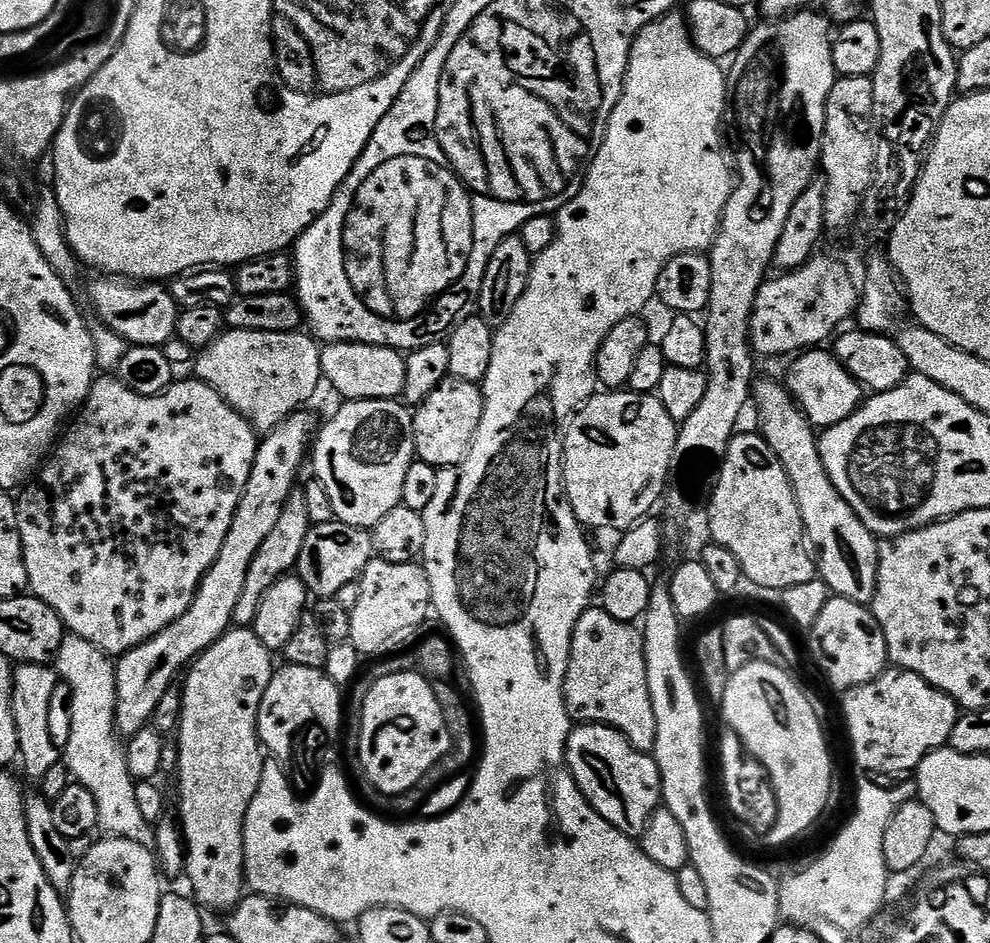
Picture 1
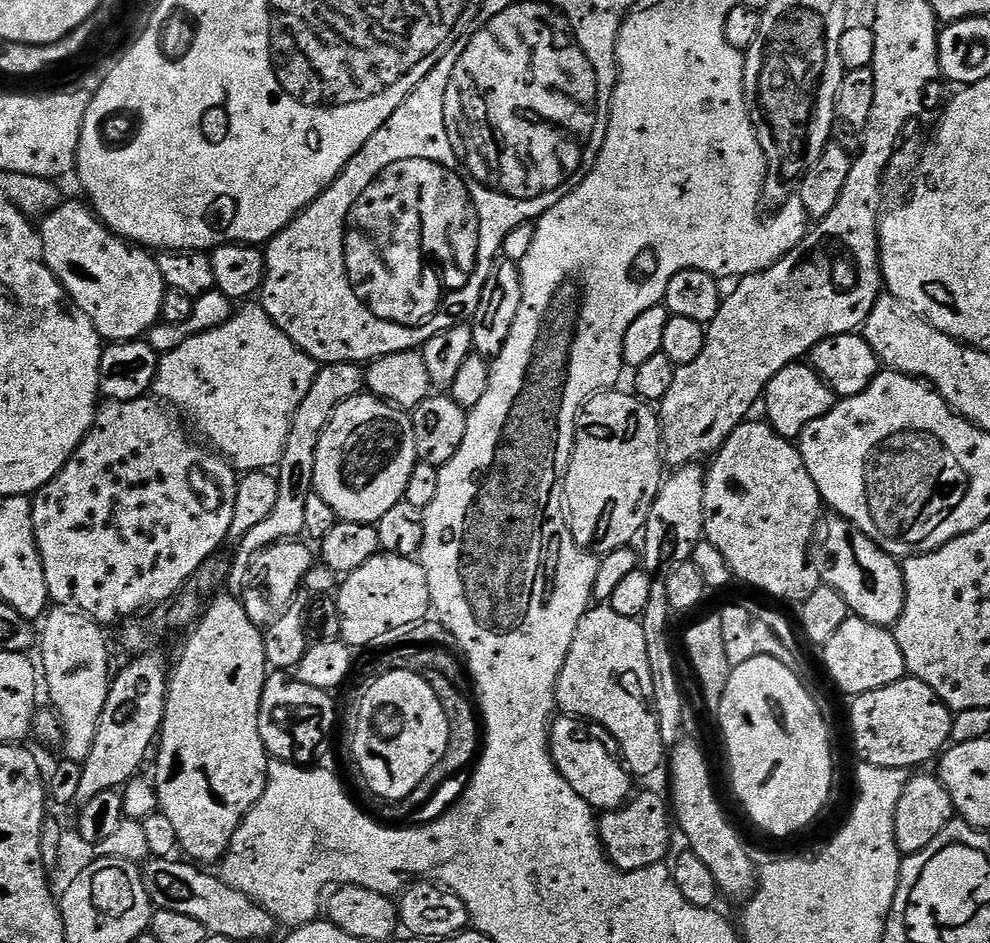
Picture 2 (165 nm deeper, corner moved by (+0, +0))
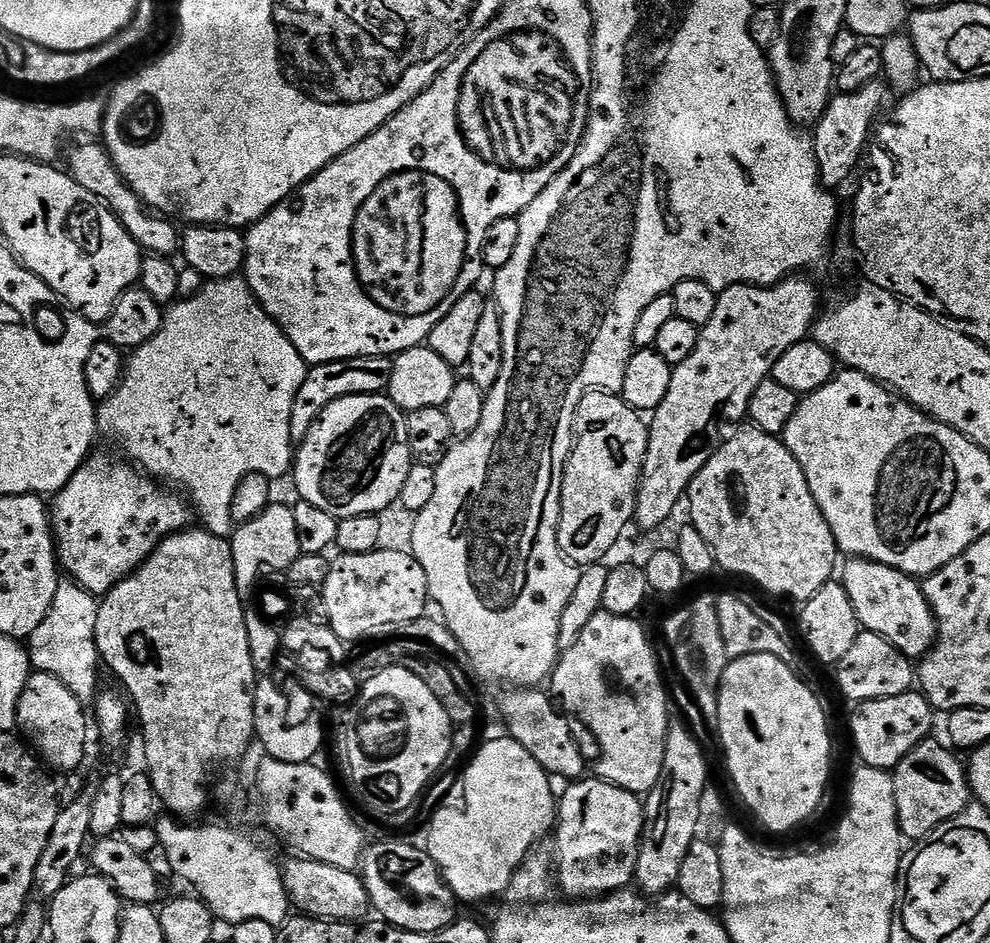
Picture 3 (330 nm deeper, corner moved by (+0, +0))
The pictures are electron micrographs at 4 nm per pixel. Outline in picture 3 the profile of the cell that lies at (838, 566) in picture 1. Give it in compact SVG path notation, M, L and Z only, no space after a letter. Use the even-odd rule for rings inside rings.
M852 558L847 563L848 565L844 568L844 576L842 575L842 583L846 594L850 594L850 602L854 602L854 610L860 619L861 629L886 638L886 642L893 644L903 656L909 658L925 656L936 639L936 619L932 613L932 607L924 597L923 587L913 577L898 571L897 568L891 568L873 560Z

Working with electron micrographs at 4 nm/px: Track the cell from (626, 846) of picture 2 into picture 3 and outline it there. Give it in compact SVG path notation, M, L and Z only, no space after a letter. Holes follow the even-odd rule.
M581 778L575 782L569 783L568 788L558 796L558 811L556 814L556 822L554 825L554 837L556 836L556 860L554 856L554 880L560 888L565 892L568 898L599 898L607 896L609 892L618 892L627 889L633 883L636 875L636 863L638 862L638 850L640 849L640 835L644 829L644 804L641 797L634 792L628 792L624 788L620 788L616 784L610 784L607 780L599 778Z

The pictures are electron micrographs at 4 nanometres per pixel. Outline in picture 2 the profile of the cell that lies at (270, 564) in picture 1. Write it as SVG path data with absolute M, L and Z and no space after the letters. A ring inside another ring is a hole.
M325 364L321 367L311 384L310 393L302 400L302 405L292 419L288 437L284 443L284 453L275 473L278 482L278 498L274 502L274 510L258 522L251 531L238 542L238 548L245 558L258 555L264 548L279 544L282 540L299 537L304 532L306 522L306 498L314 488L314 462L318 454L318 442L324 427L330 422L336 407L350 398L361 395L366 388L366 372L358 364Z

